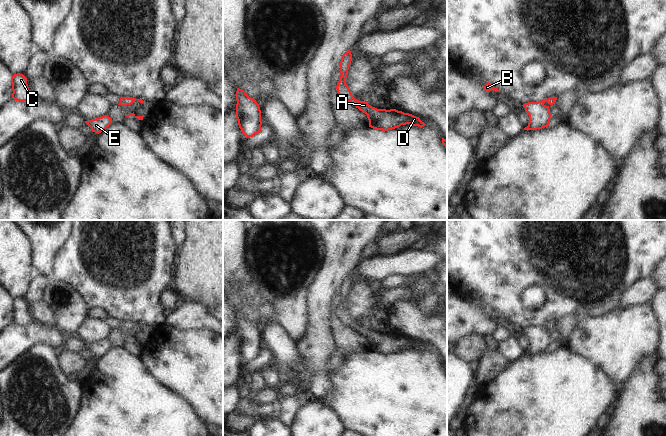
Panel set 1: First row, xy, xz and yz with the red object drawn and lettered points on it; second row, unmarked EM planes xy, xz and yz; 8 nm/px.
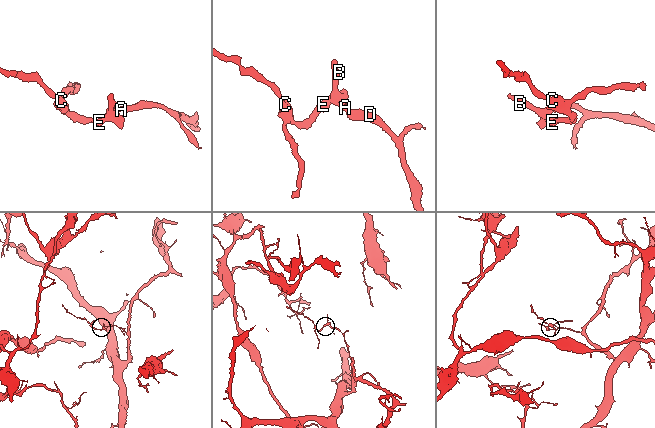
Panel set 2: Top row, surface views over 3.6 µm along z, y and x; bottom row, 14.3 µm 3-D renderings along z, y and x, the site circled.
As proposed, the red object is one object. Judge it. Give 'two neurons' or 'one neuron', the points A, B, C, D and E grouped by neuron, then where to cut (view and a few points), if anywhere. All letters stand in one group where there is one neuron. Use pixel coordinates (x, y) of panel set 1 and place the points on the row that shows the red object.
one neuron | A B C D E | no cut

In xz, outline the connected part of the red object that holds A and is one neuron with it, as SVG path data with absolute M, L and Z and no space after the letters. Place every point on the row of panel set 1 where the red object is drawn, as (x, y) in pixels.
M348 50L342 55L339 63L341 76L336 86L337 93L343 98L344 101L350 102L353 106L367 115L369 127L376 130L388 131L406 124L418 126L420 128L426 125L420 120L419 117L416 117L412 114L404 113L396 109L377 109L365 101L359 101L355 99L348 85L346 84L346 78L351 61L352 54L350 50Z

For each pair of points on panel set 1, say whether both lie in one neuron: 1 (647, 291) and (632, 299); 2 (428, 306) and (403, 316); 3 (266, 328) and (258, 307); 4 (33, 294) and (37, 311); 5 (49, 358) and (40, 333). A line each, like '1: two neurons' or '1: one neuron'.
1: one neuron
2: two neurons
3: two neurons
4: two neurons
5: two neurons

